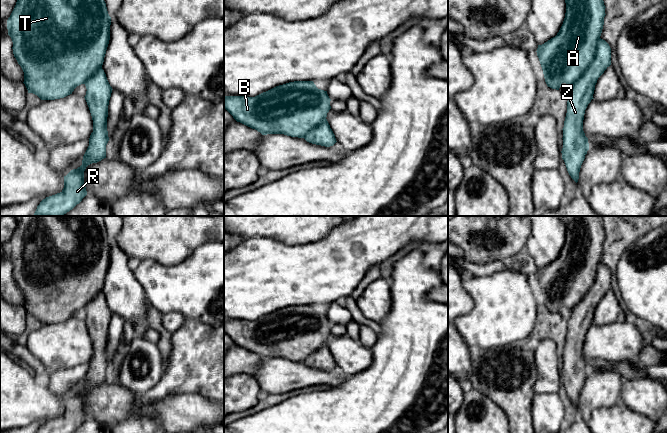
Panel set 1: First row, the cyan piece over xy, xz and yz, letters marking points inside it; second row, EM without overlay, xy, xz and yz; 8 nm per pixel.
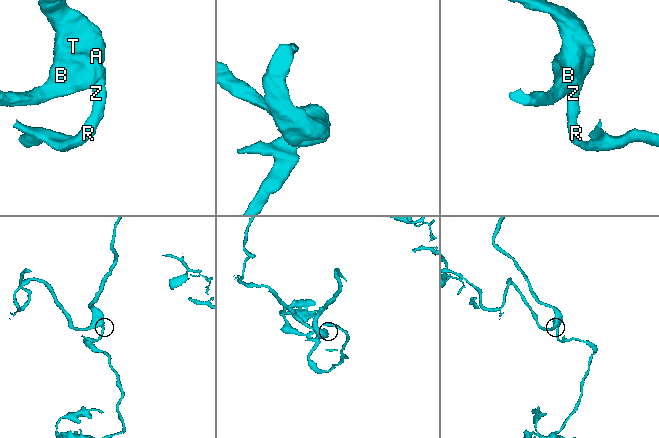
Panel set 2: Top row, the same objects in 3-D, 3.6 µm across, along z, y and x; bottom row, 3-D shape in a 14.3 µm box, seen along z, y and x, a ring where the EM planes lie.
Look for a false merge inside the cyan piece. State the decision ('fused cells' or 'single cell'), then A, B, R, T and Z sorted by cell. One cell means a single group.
single cell; A B R T Z

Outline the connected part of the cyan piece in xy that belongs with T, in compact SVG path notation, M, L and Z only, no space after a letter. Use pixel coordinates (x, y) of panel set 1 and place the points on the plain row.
M14 216L17 221L16 229L7 244L8 259L11 261L13 266L13 278L16 282L18 288L21 290L24 296L24 308L28 314L28 317L33 317L37 319L41 324L55 324L64 322L74 315L74 313L84 308L86 310L85 324L89 331L92 344L93 344L93 356L89 362L89 370L83 380L82 389L77 393L71 394L66 400L64 400L64 412L60 417L46 421L37 430L37 433L73 433L77 428L79 428L82 423L87 419L85 407L84 407L84 395L86 391L92 387L97 387L102 383L106 382L106 369L109 365L108 355L107 355L107 341L108 341L108 329L112 317L112 311L110 310L106 298L102 293L104 286L104 281L110 264L110 249L111 241L108 238L106 227L104 225L103 216Z

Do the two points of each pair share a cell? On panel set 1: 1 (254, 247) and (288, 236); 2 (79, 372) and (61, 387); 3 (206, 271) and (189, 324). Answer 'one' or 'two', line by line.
1: two
2: one
3: two

